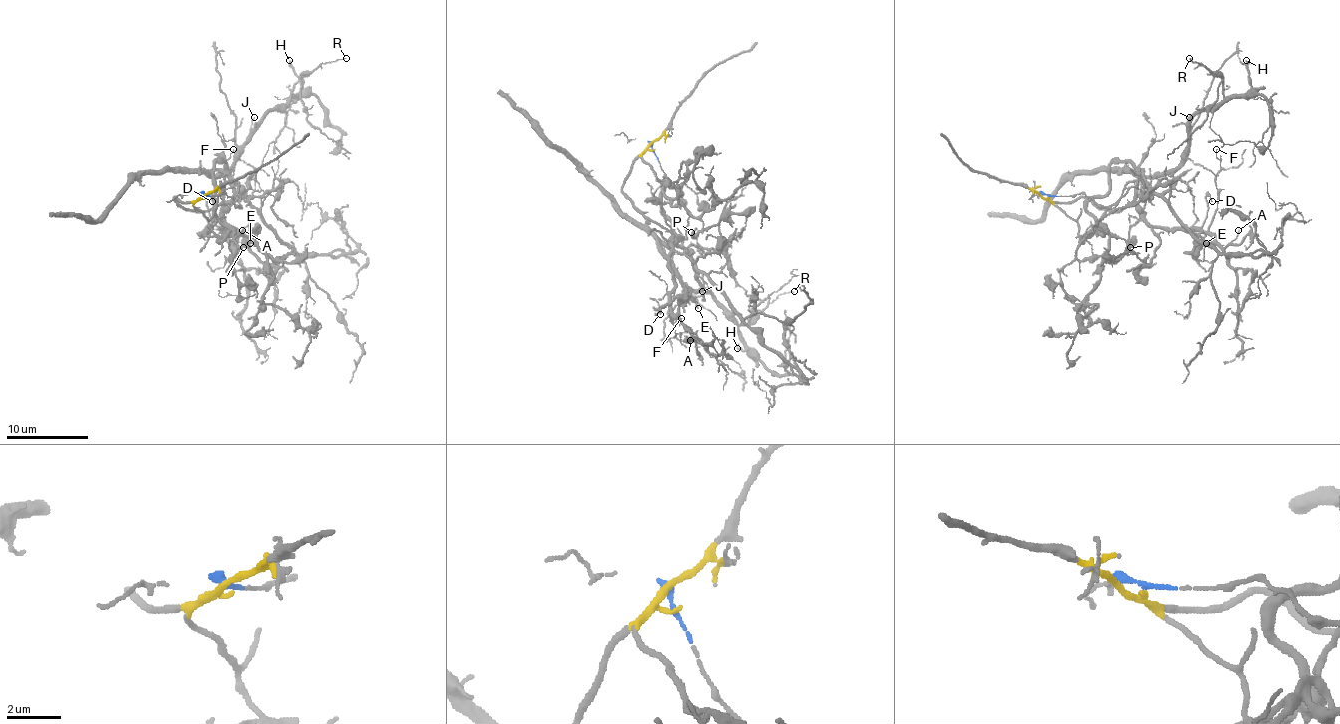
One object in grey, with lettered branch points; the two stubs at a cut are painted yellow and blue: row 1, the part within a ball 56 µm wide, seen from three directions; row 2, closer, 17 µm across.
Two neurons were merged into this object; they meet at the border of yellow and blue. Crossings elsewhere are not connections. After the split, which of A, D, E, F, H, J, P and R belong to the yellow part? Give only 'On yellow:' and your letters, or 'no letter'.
On yellow: A, D, E, F, P

